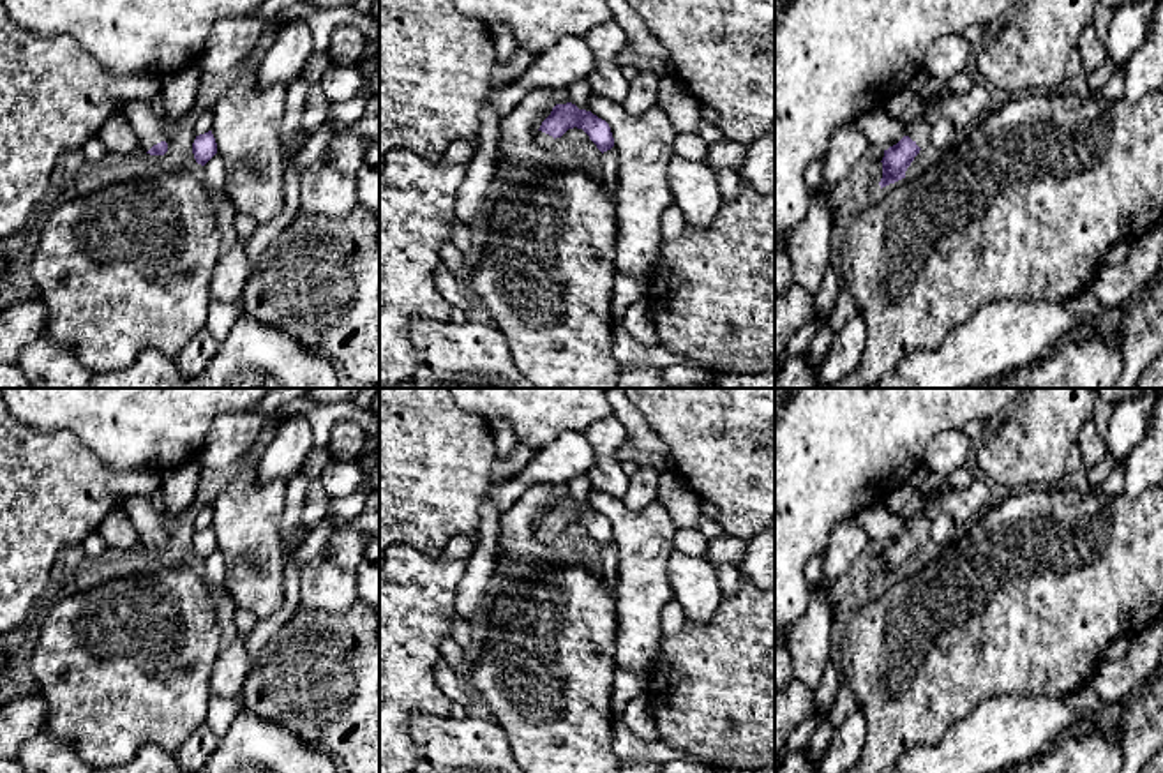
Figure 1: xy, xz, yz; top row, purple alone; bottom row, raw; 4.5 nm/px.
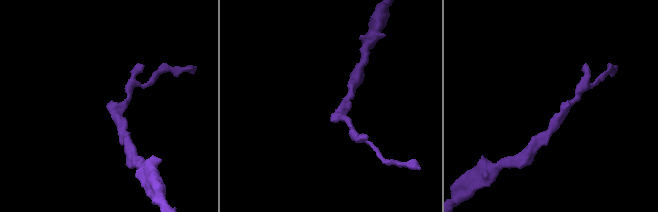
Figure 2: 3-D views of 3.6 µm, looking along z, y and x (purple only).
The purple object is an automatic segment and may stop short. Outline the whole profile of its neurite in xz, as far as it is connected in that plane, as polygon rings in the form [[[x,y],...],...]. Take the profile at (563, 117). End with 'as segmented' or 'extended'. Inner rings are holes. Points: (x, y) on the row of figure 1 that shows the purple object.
[[[572,102],[552,108],[551,115],[542,122],[535,141],[542,148],[551,148],[556,138],[574,127],[582,129],[602,154],[614,146],[609,124]]] | extended

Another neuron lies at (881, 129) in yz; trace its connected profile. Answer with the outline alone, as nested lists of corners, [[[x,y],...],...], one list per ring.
[[[884,106],[863,113],[854,124],[868,138],[870,145],[884,150],[907,136],[907,120],[893,118]]]

